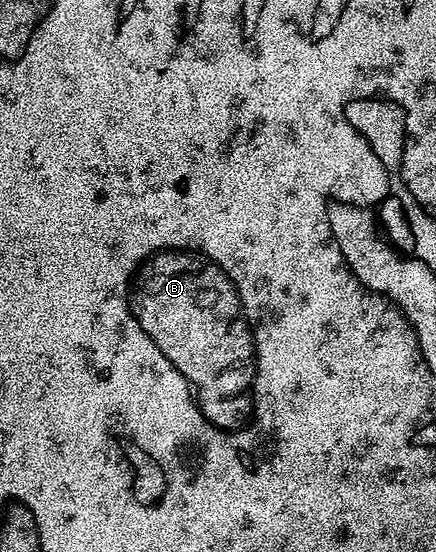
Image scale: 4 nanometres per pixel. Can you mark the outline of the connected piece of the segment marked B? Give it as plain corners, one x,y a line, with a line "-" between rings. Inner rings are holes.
165,249
153,253
140,266
136,281
136,310
131,314
154,339
154,343
178,367
180,374
198,394
202,415
214,427
235,431
249,424
252,412
252,384
256,378
256,344
252,342
252,326
240,306
236,285
209,257
195,251

